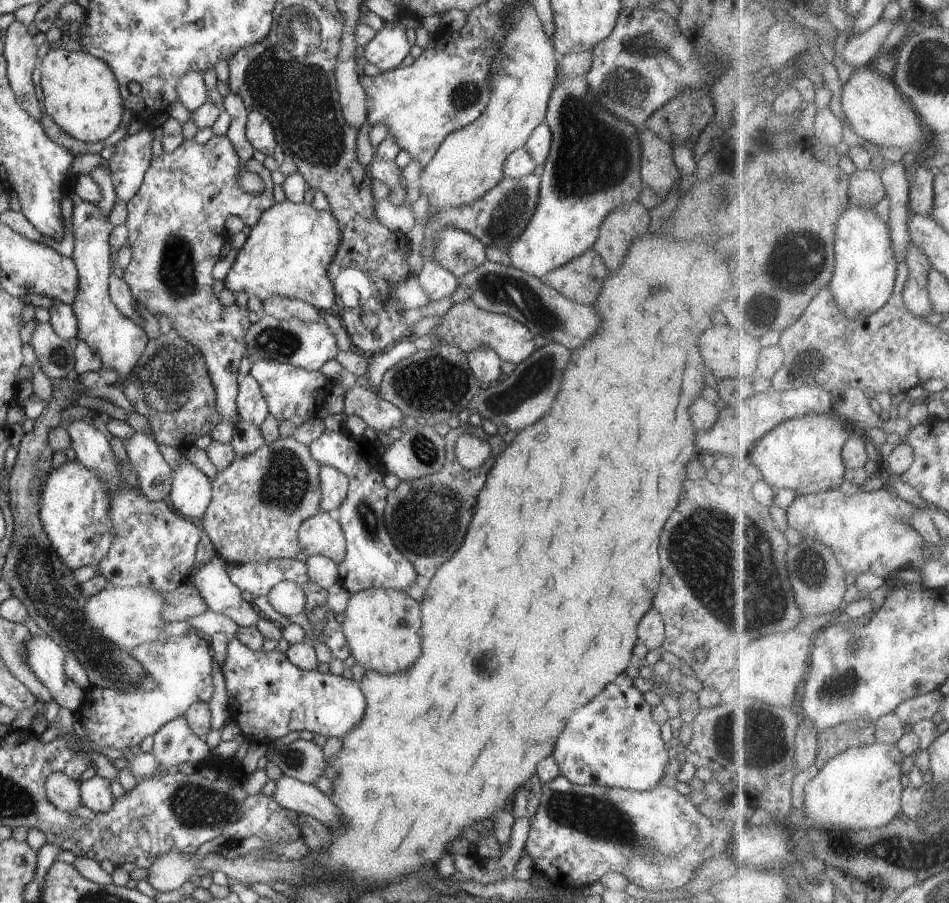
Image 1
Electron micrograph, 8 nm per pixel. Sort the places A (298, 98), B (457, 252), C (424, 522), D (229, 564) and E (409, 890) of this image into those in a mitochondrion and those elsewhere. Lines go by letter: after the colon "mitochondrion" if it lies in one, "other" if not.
A: mitochondrion
B: mitochondrion
C: mitochondrion
D: other
E: other

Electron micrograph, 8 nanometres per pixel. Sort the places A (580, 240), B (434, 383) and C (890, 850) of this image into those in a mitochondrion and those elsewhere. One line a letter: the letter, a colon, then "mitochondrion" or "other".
A: other
B: mitochondrion
C: mitochondrion

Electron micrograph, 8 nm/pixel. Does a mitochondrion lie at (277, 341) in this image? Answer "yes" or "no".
yes

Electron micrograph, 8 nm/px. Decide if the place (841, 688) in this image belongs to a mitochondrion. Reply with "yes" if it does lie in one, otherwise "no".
yes

